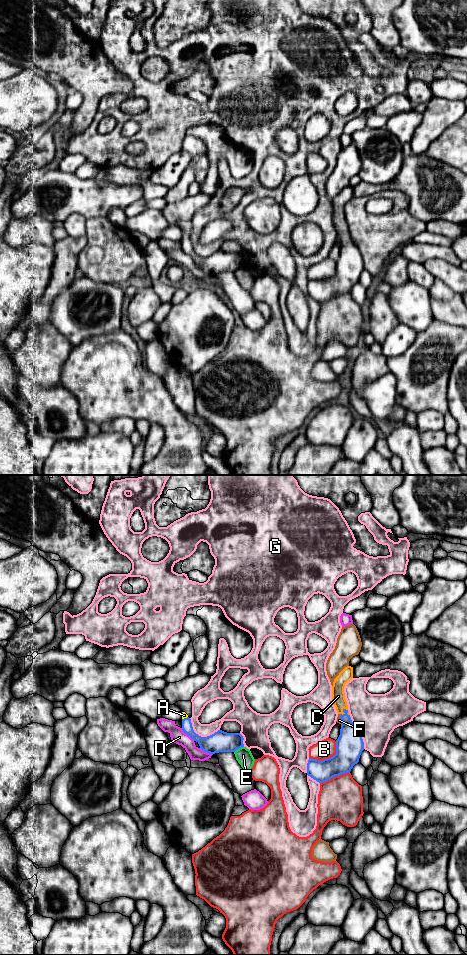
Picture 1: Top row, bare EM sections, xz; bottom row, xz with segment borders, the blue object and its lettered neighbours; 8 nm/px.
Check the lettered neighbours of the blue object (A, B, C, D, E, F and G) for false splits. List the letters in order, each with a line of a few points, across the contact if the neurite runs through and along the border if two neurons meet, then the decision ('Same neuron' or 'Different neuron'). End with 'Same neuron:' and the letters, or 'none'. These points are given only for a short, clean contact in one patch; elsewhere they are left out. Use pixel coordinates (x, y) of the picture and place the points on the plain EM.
A: Line: xz (204, 262), (187, 248), (184, 238), (184, 235). Same neuron
B: Different neuron
C: Line: xz (349, 264), (349, 250), (343, 234), (338, 216). Same neuron
D: Different neuron
E: Line: xz (243, 266), (234, 272). Different neuron
F: Different neuron
G: Different neuron
Same neuron: A, C

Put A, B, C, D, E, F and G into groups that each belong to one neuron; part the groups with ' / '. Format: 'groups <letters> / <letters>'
groups A C / B / D / E / F / G

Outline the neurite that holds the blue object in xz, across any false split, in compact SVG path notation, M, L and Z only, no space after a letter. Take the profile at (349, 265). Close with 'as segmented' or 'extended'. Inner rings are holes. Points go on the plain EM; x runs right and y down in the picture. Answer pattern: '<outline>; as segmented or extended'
M345 187L334 199L332 220L341 237L340 255L336 260L336 274L322 281L309 278L307 295L319 303L351 291L359 282L364 262L357 246L352 242L345 219L345 204L353 198L353 187Z; extended

